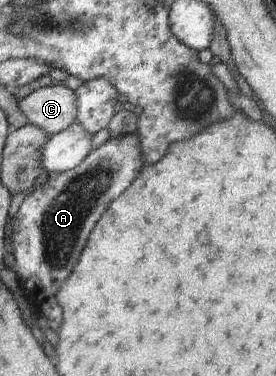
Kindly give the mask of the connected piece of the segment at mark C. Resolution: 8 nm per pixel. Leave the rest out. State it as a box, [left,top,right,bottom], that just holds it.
[18,83,78,134]

